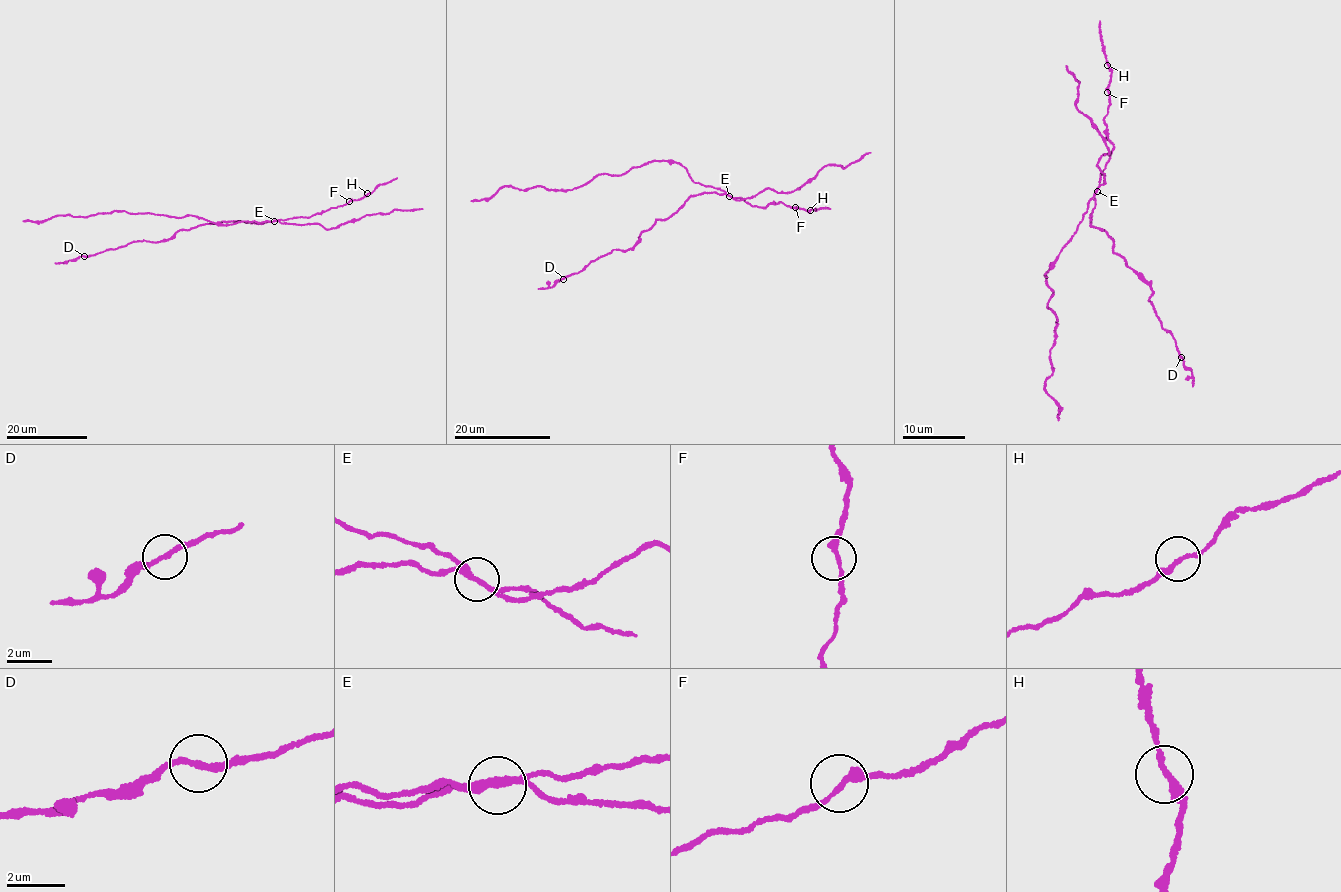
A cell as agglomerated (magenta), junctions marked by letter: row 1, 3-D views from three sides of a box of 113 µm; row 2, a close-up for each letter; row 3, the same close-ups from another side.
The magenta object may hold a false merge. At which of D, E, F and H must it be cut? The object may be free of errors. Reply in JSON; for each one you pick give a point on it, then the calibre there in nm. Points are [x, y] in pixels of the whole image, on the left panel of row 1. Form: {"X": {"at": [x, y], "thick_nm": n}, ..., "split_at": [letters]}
{"E": {"at": [274, 221], "thick_nm": 220}, "split_at": ["E"]}

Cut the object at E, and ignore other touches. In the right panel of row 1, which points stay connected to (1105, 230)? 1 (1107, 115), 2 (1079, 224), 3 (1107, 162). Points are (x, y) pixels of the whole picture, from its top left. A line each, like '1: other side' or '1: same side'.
1: same side
2: other side
3: same side

